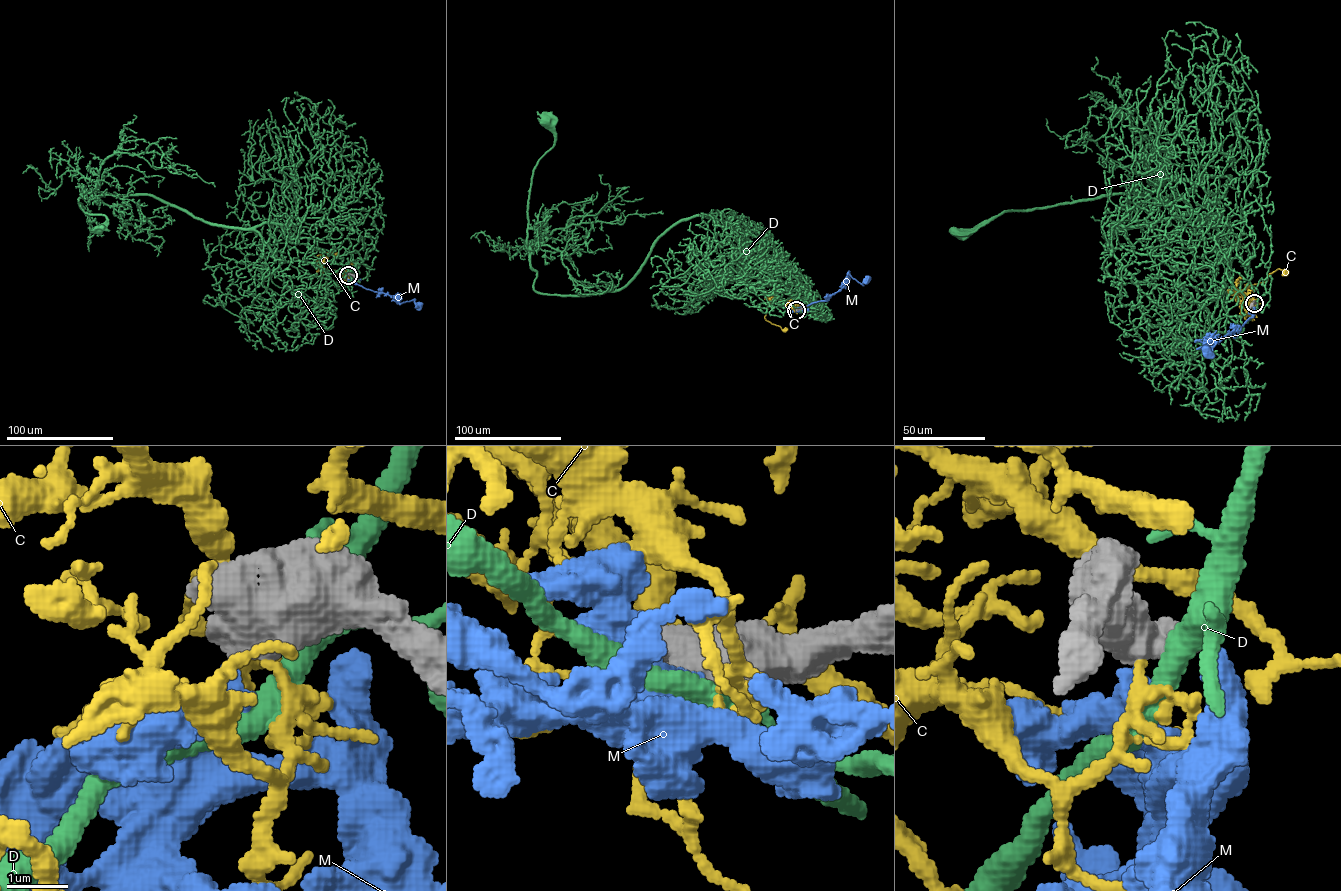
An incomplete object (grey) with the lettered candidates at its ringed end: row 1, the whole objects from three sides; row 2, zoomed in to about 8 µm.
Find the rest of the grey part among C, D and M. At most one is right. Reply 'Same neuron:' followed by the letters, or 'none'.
Same neuron: M

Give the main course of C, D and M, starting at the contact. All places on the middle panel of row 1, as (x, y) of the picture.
C: (796, 310), (791, 304), (778, 298), (769, 299), (765, 319), (784, 330)
D: (797, 310), (703, 215), (674, 223), (619, 289), (539, 293), (527, 203), (533, 168), (554, 143), (546, 120)
M: (796, 310), (825, 301), (843, 287), (848, 273), (861, 284), (867, 278)

